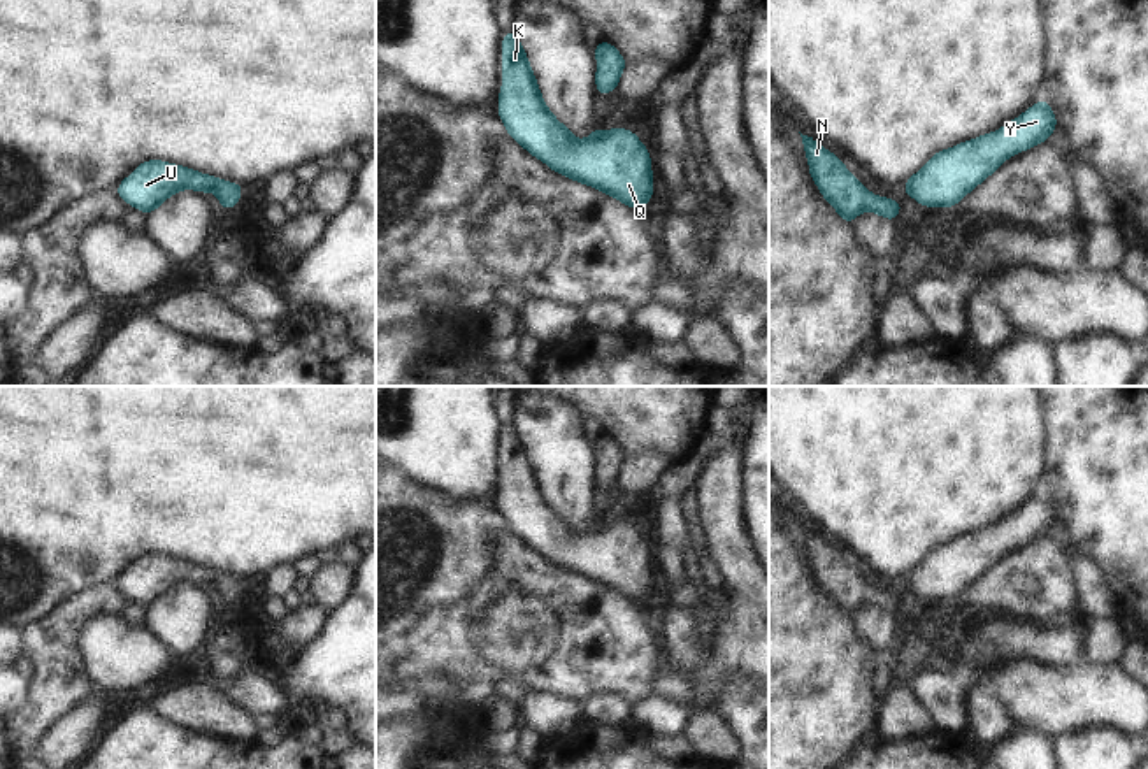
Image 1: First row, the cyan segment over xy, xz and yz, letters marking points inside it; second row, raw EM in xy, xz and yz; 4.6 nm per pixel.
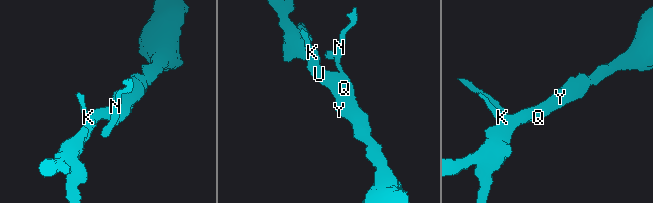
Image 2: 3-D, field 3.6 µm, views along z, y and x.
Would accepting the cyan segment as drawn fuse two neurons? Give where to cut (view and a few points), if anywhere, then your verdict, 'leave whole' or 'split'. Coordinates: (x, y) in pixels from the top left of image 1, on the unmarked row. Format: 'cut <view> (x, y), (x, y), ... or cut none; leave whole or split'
cut none; leave whole

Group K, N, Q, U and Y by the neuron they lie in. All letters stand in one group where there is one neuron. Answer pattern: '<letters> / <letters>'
K N Q U Y

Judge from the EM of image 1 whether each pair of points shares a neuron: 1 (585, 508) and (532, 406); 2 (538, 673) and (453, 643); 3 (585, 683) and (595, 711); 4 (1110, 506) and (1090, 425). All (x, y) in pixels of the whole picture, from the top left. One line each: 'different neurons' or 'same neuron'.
1: same neuron
2: same neuron
3: different neurons
4: same neuron

